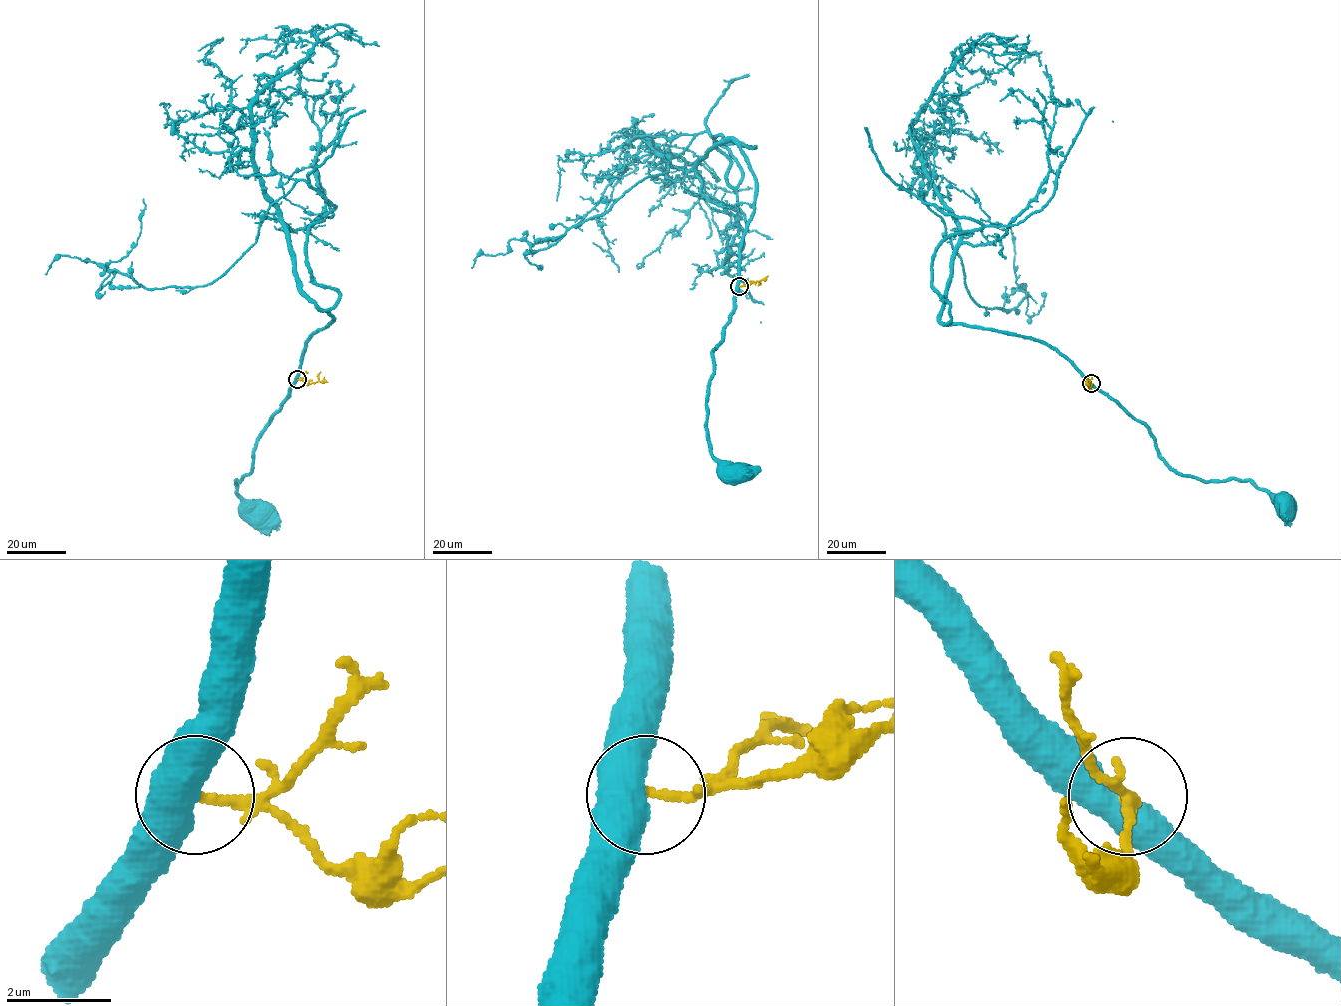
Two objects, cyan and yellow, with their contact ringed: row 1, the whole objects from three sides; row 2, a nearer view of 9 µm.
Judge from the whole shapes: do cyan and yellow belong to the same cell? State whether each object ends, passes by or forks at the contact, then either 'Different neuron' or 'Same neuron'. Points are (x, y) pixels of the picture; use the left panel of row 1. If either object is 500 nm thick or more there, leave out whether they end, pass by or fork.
Different neuron

